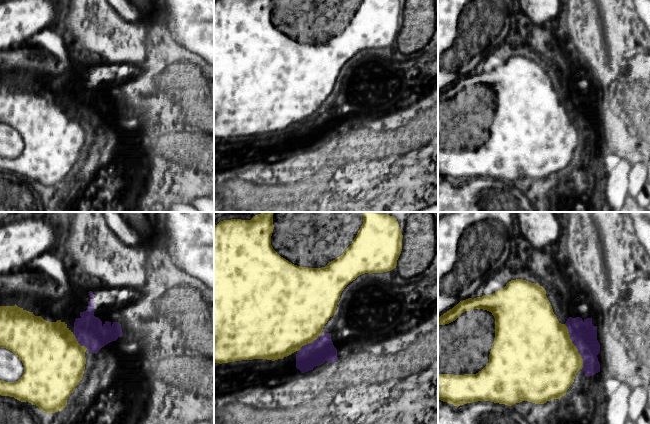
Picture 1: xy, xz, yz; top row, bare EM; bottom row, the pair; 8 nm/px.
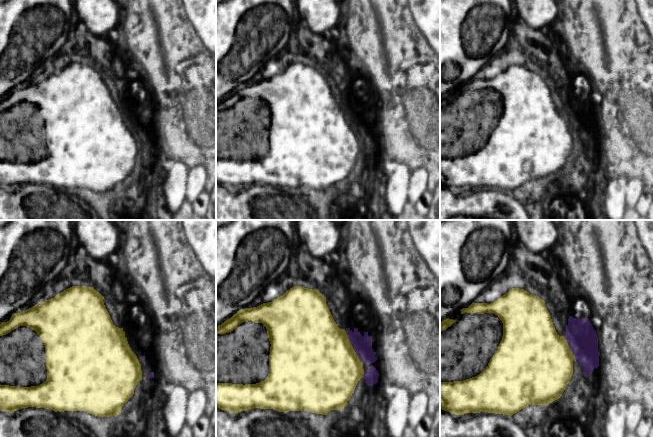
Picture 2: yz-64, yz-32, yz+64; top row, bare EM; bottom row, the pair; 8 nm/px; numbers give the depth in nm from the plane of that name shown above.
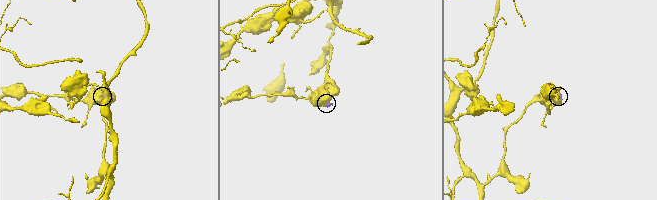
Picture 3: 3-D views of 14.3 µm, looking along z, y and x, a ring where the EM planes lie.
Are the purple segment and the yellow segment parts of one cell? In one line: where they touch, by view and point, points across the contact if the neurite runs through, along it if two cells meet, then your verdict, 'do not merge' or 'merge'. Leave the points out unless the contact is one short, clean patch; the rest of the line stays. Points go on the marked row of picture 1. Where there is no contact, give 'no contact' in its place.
meets purple in yz at (575, 345); border along yz (564, 324), (568, 330), (571, 342), (582, 359), (582, 368); do not merge

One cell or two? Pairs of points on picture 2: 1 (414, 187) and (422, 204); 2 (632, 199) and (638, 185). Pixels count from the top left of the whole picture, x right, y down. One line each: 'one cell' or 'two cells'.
1: two cells
2: one cell

